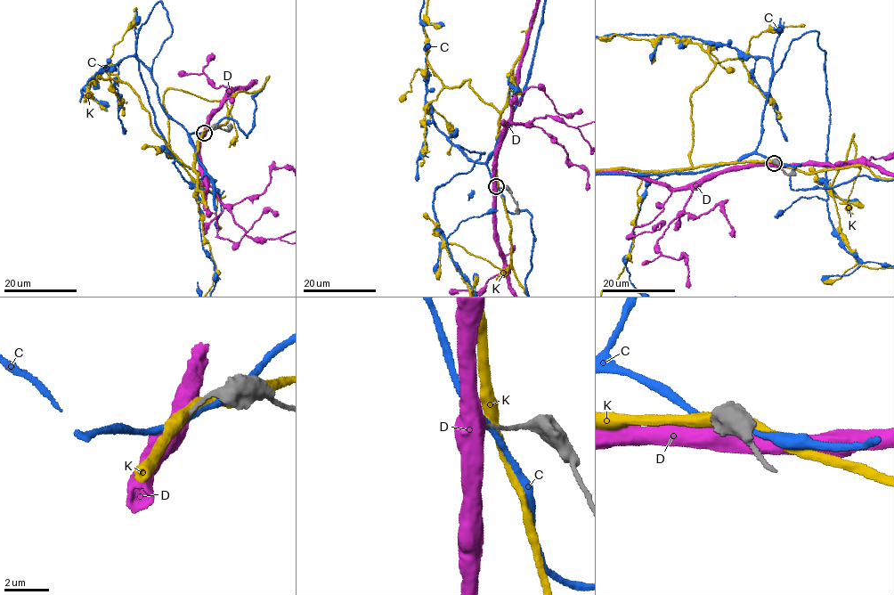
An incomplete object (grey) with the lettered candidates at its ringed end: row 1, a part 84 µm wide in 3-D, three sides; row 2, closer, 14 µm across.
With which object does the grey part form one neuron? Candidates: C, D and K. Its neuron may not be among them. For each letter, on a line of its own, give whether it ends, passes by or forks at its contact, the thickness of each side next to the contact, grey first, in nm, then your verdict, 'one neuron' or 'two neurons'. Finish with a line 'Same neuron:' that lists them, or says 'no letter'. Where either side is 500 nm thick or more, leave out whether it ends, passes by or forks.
C: it passes by; 170 nm thick on the grey side, 280 nm on the other; two neurons
D: 160 nm thick on the grey side, 700 nm on the other; one neuron
K: it passes by; 200 nm thick on the grey side, 420 nm on the other; two neurons
Same neuron: D

